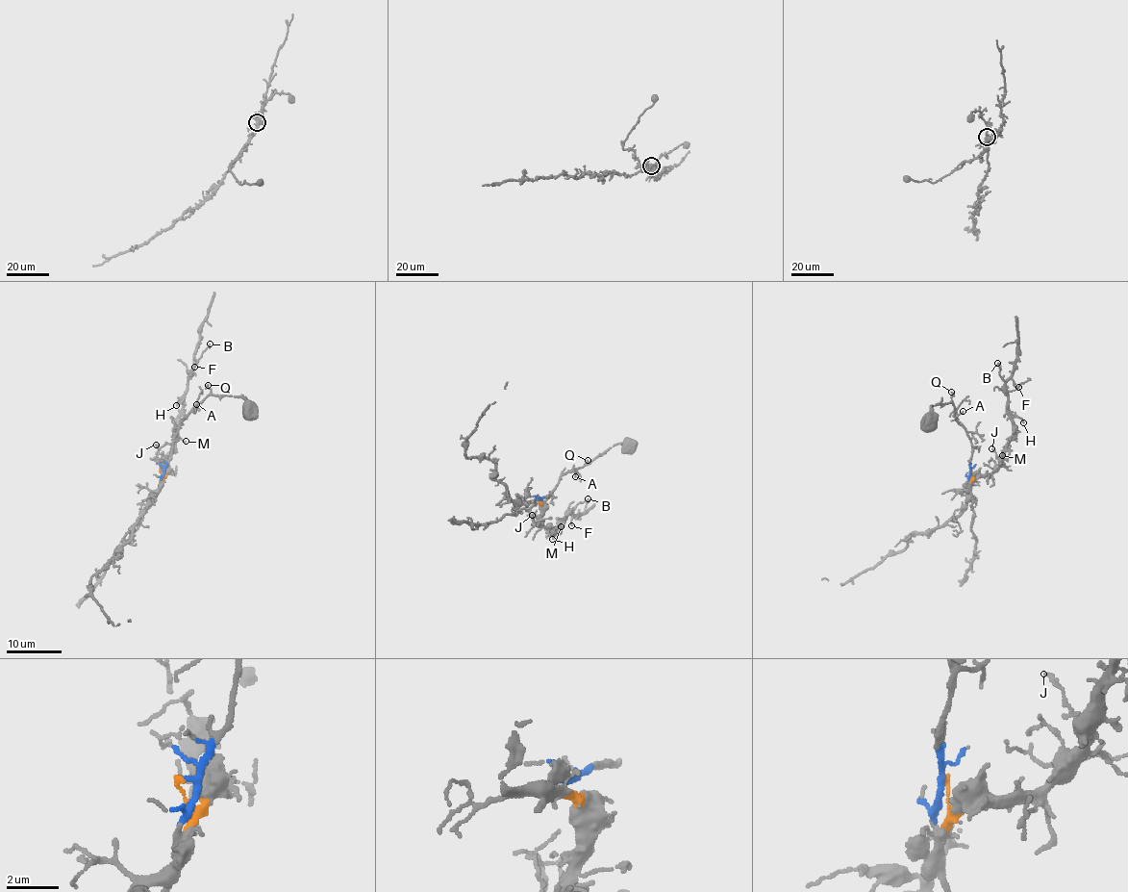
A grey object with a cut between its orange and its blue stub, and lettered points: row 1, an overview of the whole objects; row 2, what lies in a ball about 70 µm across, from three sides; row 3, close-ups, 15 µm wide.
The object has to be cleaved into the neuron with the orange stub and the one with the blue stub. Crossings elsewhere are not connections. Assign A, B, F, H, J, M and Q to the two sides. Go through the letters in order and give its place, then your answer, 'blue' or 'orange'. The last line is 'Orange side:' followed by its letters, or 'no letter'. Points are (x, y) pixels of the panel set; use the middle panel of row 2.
A: (575, 476) | blue
B: (588, 498) | orange
F: (571, 525) | orange
H: (552, 539) | orange
J: (532, 515) | orange
M: (561, 526) | orange
Q: (588, 460) | blue
Orange side: B, F, H, J, M

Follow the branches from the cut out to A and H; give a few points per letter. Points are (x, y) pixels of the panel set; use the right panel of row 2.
A: (970, 471), (971, 439), (956, 418), (963, 411)
H: (970, 471), (973, 477), (986, 477), (993, 470), (1014, 432), (1013, 418), (1018, 417), (1024, 422)

